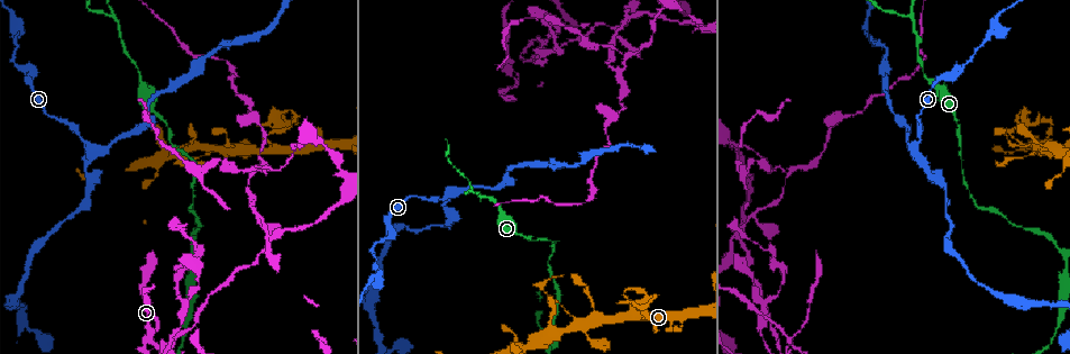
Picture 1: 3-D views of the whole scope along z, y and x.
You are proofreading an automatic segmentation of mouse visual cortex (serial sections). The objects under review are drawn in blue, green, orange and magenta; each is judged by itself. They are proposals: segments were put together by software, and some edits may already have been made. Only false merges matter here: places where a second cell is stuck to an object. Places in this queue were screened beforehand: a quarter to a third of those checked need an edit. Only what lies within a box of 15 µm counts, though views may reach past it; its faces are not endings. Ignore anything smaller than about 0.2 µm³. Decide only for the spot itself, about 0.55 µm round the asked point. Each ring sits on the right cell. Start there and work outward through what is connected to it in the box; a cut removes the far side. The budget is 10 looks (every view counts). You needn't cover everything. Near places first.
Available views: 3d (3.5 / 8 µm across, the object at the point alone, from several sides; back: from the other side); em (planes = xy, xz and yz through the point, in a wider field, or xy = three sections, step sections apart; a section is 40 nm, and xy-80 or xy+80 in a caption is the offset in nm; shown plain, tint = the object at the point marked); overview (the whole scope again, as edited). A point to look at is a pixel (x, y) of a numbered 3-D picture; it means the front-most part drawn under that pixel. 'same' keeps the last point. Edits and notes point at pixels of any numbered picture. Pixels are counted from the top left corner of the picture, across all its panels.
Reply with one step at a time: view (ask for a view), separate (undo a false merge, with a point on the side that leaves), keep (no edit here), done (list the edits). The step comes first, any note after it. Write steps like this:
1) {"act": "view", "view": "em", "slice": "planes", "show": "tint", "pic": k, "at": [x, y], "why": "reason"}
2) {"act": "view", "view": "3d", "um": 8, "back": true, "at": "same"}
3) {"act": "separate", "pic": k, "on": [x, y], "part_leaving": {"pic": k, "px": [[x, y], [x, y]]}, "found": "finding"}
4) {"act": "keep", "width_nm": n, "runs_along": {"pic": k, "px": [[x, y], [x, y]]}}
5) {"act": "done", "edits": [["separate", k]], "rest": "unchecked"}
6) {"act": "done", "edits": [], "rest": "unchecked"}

{"act": "view", "view": "3d", "um": 8, "pic": 1, "at": [268, 143], "why": "abrupt turn"}

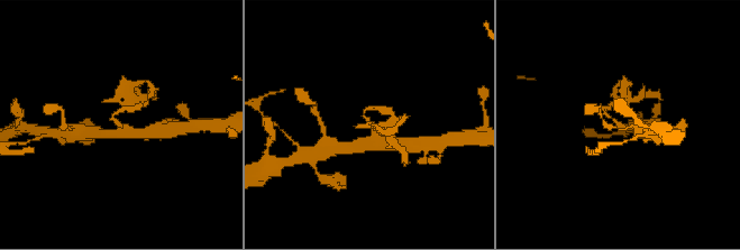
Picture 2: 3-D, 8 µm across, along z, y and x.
{"act": "view", "view": "em", "slice": "xy", "step": 2, "show": "tint", "pic": 2, "at": [118, 125], "arm_widths_nm": [150, 400], "why": "shape alone is not enough"}

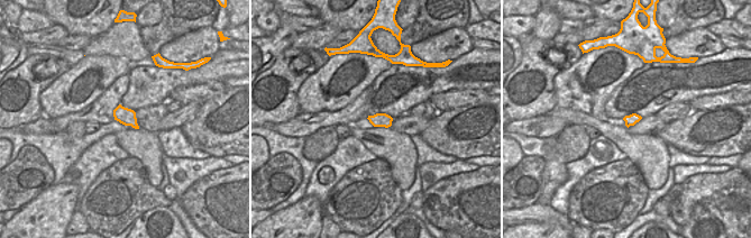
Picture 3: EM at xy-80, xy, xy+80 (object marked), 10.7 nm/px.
{"act": "keep", "runs_along": {"pic": 2, "px": [[640, 133], [604, 110]]}, "found": "continuous, no second cell"}

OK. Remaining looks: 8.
{"act": "view", "view": "3d", "um": 3.5, "pic": 1, "at": [91, 150], "why": "narrows sharply"}

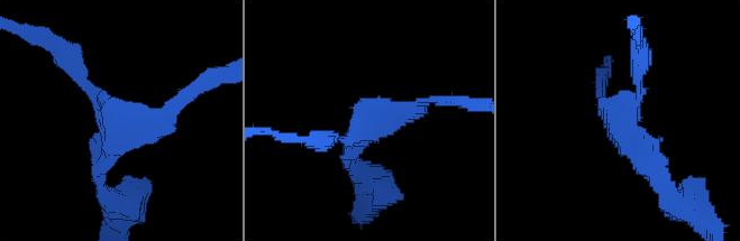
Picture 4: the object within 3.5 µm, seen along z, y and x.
{"act": "view", "view": "em", "slice": "xy", "step": 3, "show": "tint", "pic": 4, "at": [363, 123], "arms": 3, "arm_widths_nm": [150, 200, 200], "why": "shape alone is not enough"}

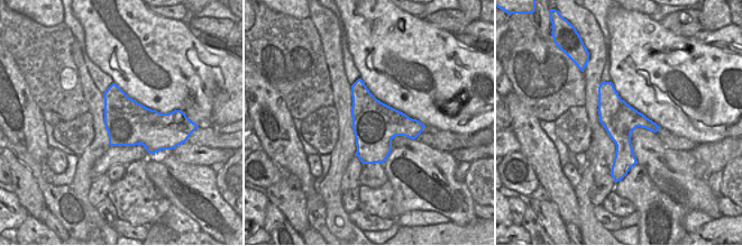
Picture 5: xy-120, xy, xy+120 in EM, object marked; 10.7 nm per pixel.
{"act": "keep", "runs_along": {"pic": 4, "px": [[72, 63], [113, 121], [100, 179]]}, "found": "continuous, no second cell"}

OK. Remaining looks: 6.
{"act": "view", "view": "3d", "um": 3.5, "back": true, "pic": 1, "at": [470, 189], "why": "a fork"}

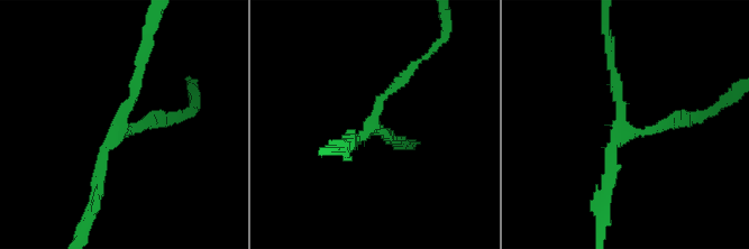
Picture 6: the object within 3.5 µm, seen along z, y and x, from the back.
{"act": "view", "view": "em", "slice": "xy", "step": 5, "show": "tint", "pic": 6, "at": [119, 131]}

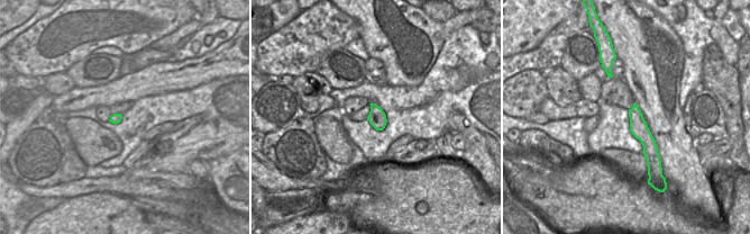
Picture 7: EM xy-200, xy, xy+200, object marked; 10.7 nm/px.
{"act": "keep", "runs_along": {"pic": 7, "px": [[634, 108], [649, 156]]}, "found": "all the same cell"}

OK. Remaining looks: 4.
{"act": "view", "view": "3d", "um": 8, "pic": 1, "at": [991, 29], "why": "calibre changes"}

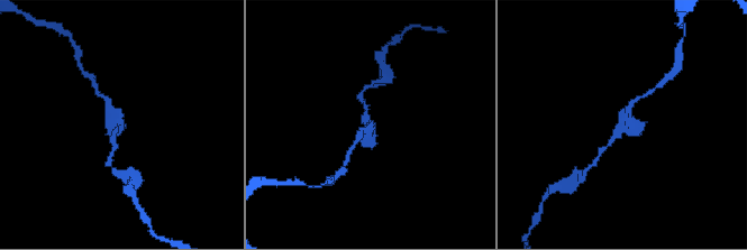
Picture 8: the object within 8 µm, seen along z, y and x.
{"act": "view", "view": "em", "slice": "planes", "show": "tint", "pic": 8, "at": [618, 126]}

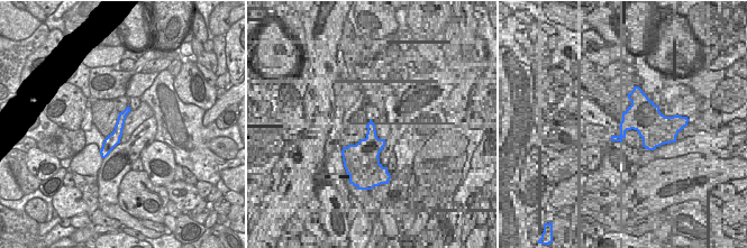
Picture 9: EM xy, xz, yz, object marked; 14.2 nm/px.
{"act": "keep", "width_nm": 180, "runs_along": {"pic": 9, "px": [[123, 115], [118, 131], [103, 154]]}, "found": "one cell here"}

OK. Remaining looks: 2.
{"act": "done", "edits": [], "rest": "unchecked"}

